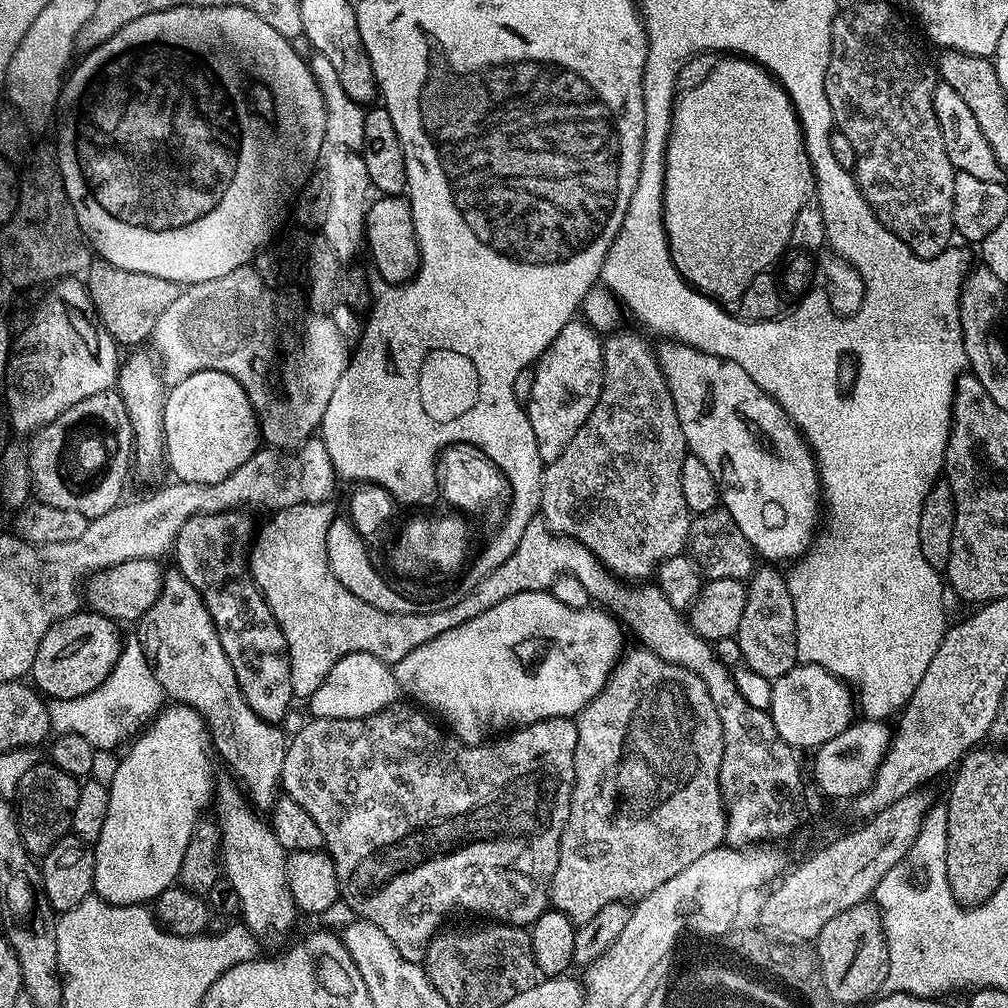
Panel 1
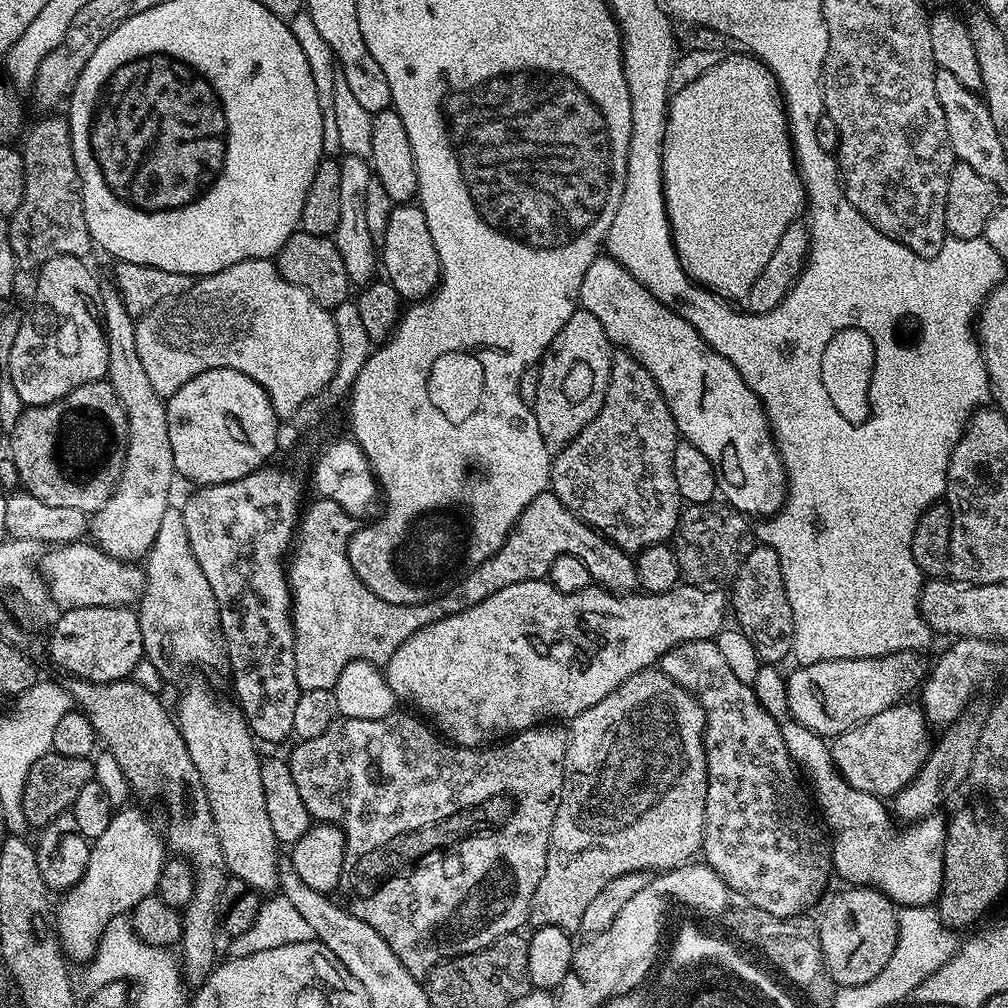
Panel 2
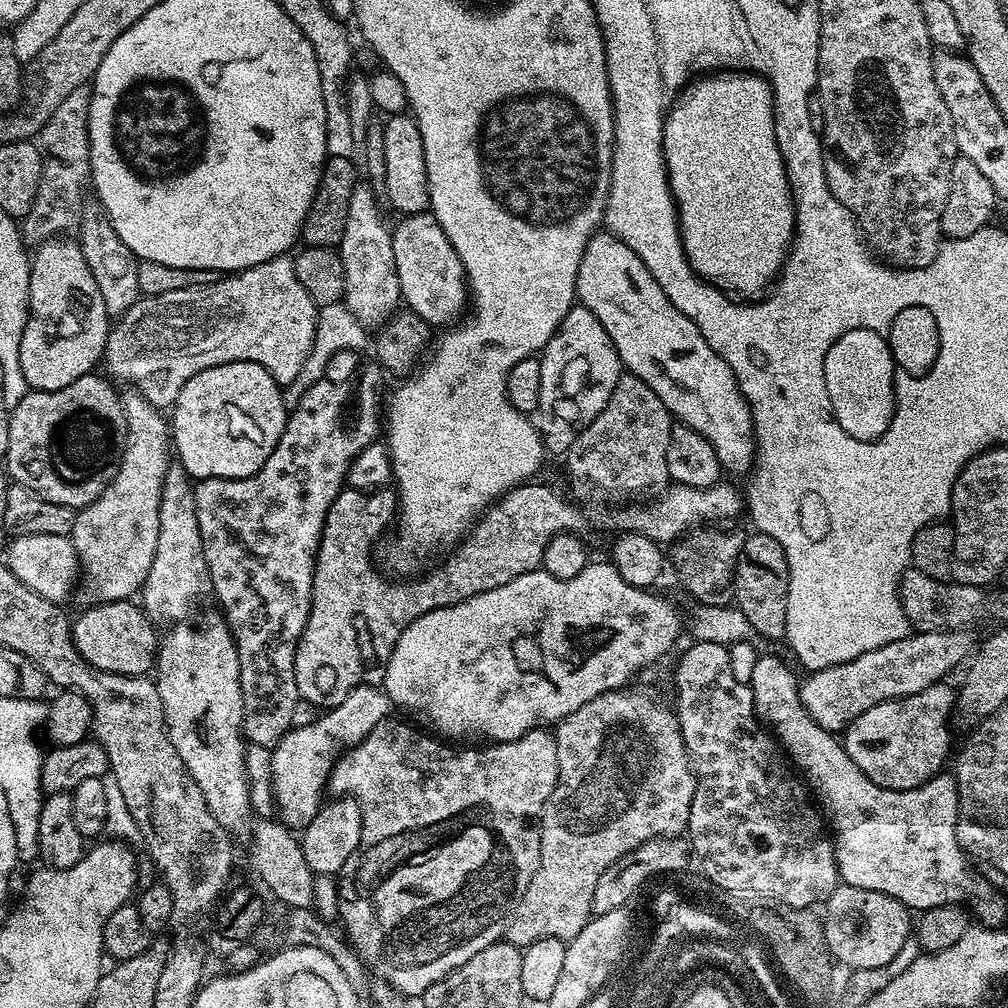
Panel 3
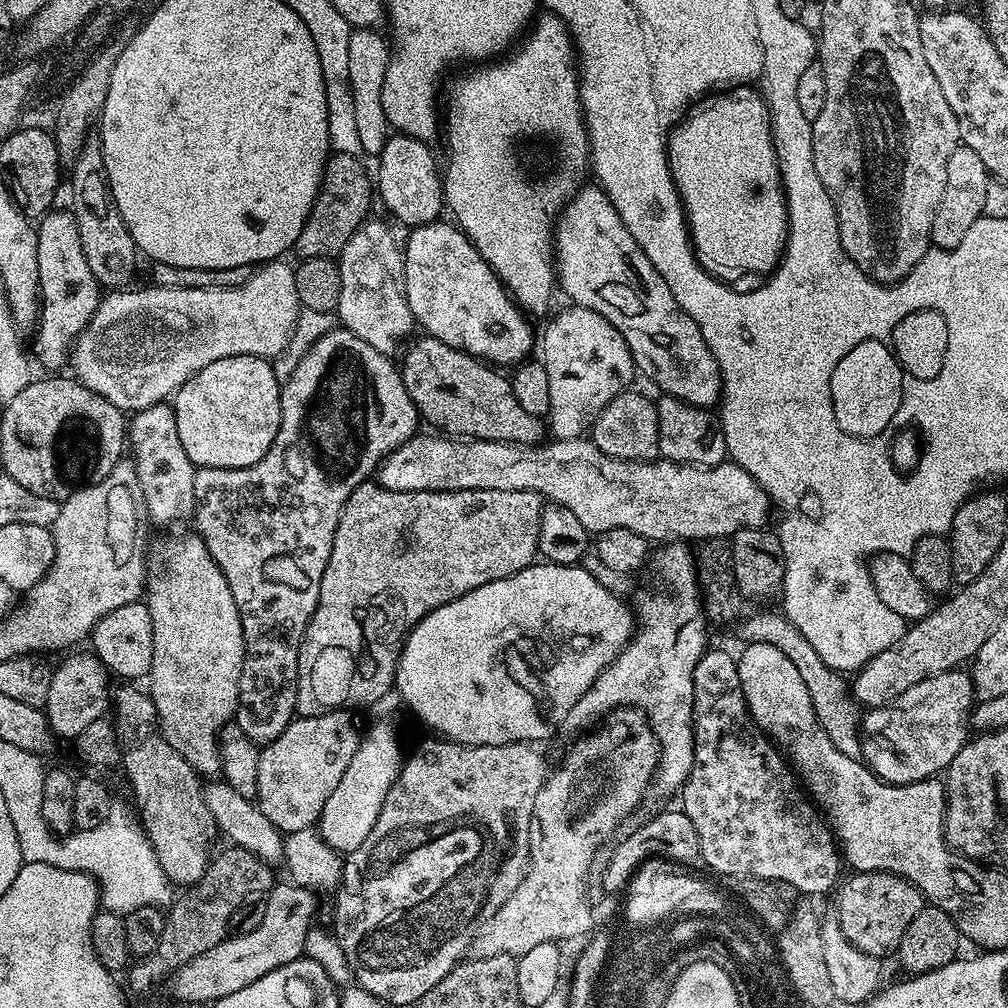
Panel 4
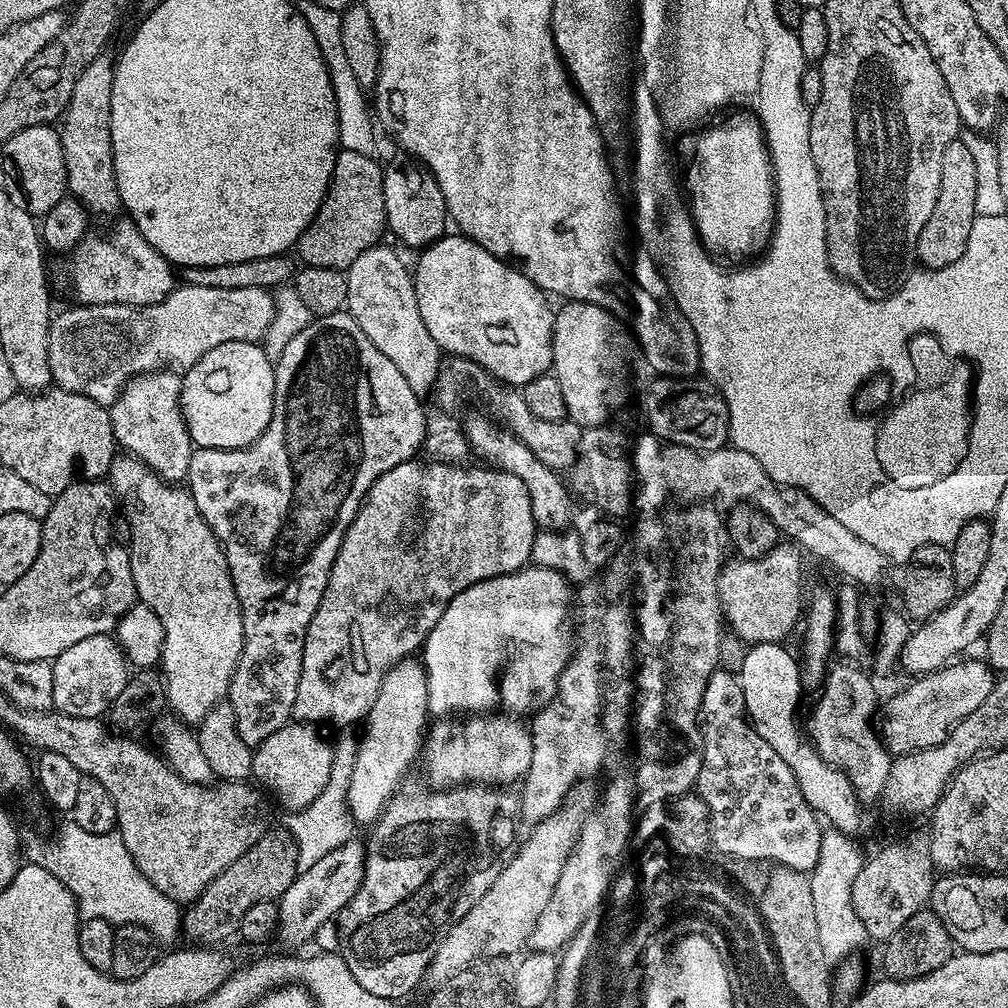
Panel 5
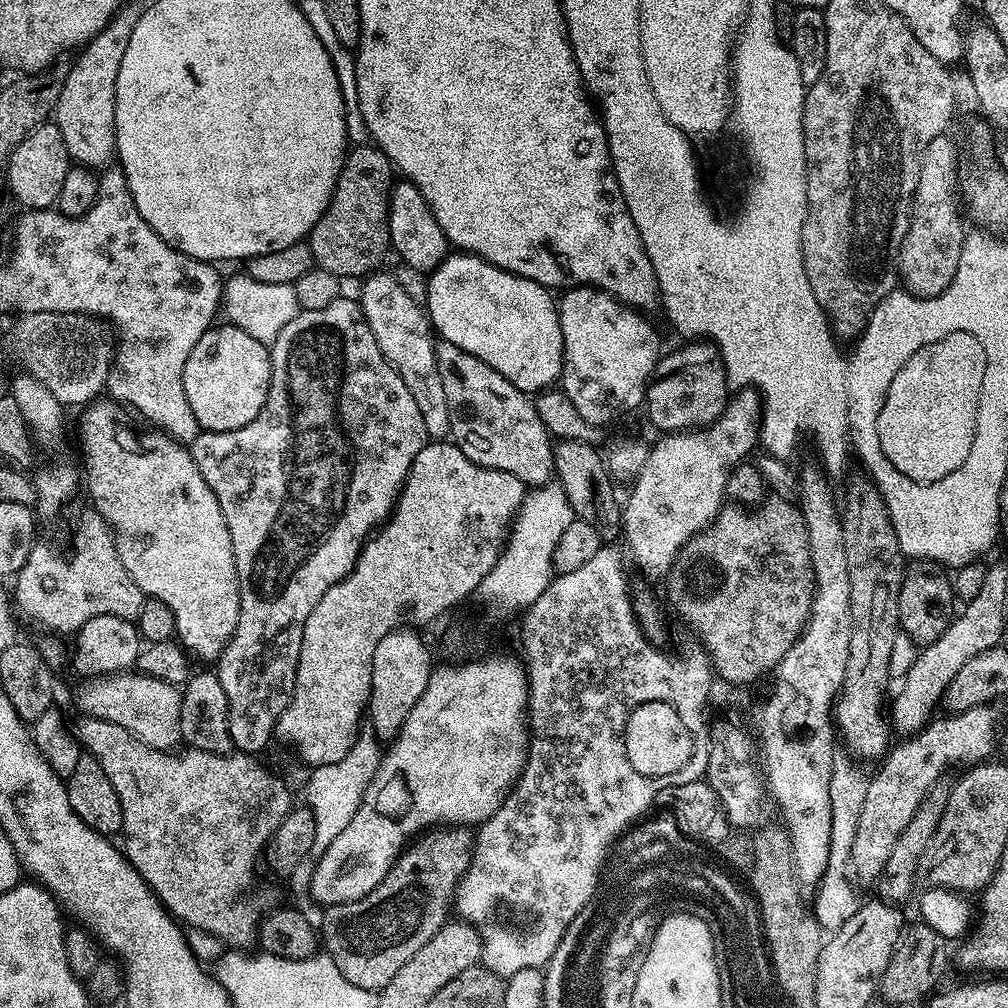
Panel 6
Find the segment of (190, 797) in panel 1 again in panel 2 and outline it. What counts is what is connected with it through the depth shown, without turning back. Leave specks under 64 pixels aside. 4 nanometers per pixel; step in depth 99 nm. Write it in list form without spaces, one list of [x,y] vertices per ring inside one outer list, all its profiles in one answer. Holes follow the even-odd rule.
[[[124,808],[113,815],[110,826],[102,833],[97,840],[91,841],[92,849],[90,858],[86,866],[86,874],[73,888],[68,889],[64,900],[60,904],[60,909],[54,912],[54,931],[62,945],[62,952],[69,961],[81,960],[87,962],[91,960],[96,947],[106,926],[115,916],[122,916],[131,913],[142,898],[153,895],[158,886],[158,878],[164,869],[166,859],[166,845],[163,835],[139,812],[136,808]]]

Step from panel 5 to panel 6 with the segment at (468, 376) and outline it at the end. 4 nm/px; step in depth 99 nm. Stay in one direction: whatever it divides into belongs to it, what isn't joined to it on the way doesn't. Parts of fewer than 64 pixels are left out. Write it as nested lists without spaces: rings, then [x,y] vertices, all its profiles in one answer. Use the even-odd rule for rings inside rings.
[[[561,439],[552,449],[552,467],[561,490],[570,502],[575,519],[584,520],[590,526],[599,528],[601,533],[608,534],[621,527],[622,504],[619,499],[616,501],[616,492],[612,489],[614,480],[605,457],[596,452],[599,451],[586,442]]]

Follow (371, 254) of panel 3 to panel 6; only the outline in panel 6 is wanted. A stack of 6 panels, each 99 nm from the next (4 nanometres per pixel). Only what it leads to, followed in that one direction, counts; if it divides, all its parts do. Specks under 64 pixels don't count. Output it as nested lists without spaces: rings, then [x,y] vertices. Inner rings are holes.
[[[376,270],[363,281],[358,295],[358,303],[364,321],[370,326],[370,334],[374,334],[374,342],[378,342],[378,350],[394,366],[394,370],[406,382],[406,390],[414,394],[414,402],[418,402],[418,411],[422,414],[422,422],[426,422],[429,437],[444,438],[449,435],[450,410],[446,406],[446,394],[442,390],[442,378],[438,374],[436,361],[436,343],[434,332],[428,323],[423,307],[416,305],[416,300],[385,270]]]

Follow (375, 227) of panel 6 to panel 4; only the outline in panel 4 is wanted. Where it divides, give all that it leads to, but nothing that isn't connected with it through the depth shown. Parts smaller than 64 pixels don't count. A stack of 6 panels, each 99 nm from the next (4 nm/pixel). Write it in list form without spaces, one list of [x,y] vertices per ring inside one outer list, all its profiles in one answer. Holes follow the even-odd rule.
[[[337,152],[329,155],[326,166],[324,167],[324,177],[320,183],[320,192],[316,195],[314,206],[310,210],[310,214],[306,218],[306,222],[302,226],[302,234],[298,234],[296,239],[296,247],[294,249],[297,257],[309,260],[310,258],[329,258],[339,257],[340,252],[350,242],[350,238],[354,234],[354,230],[358,230],[365,220],[369,219],[372,208],[372,200],[374,204],[374,184],[370,179],[370,172],[360,165],[361,161],[357,157],[350,154]]]

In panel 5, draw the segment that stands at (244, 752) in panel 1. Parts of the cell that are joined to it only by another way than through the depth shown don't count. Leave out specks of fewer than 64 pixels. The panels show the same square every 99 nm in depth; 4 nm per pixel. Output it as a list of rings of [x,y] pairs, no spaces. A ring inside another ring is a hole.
[[[176,370],[135,376],[108,408],[117,445],[167,482],[180,482],[187,477],[194,447],[184,415],[180,413],[181,379],[181,373]]]

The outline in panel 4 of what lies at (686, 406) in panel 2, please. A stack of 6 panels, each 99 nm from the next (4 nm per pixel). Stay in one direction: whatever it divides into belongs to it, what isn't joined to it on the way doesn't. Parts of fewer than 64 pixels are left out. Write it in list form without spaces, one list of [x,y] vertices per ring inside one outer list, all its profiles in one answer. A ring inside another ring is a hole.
[[[581,187],[569,200],[554,225],[554,267],[559,291],[564,291],[575,307],[602,314],[622,334],[637,373],[653,380],[663,395],[684,400],[696,408],[719,405],[720,367],[710,346],[706,346],[706,338],[702,338],[702,330],[674,302],[670,286],[662,282],[654,262],[634,242],[634,234],[626,230],[604,189],[588,187]]]

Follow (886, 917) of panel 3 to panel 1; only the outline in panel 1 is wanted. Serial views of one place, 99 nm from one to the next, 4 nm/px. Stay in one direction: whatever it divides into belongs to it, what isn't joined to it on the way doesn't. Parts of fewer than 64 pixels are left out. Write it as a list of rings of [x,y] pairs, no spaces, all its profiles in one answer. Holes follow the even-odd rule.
[[[865,902],[842,910],[842,914],[834,914],[814,941],[814,955],[826,990],[837,1005],[863,1005],[873,999],[883,989],[888,973],[888,943],[879,908],[875,903]]]

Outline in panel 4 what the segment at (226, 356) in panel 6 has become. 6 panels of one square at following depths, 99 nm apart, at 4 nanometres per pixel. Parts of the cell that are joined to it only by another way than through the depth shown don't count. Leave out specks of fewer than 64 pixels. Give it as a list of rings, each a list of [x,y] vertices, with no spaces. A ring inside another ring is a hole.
[[[231,356],[210,362],[174,394],[178,438],[197,468],[254,466],[270,450],[280,425],[282,384],[271,363],[258,356]]]

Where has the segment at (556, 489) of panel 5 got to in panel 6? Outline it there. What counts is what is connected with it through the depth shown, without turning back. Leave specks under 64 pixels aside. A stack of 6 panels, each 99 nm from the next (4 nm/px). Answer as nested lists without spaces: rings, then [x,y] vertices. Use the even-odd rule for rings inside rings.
[[[437,339],[435,343],[438,374],[442,378],[442,390],[446,394],[446,406],[450,410],[448,430],[462,454],[466,454],[466,458],[470,458],[470,462],[478,466],[514,474],[526,486],[543,486],[549,483],[554,476],[553,445],[550,443],[546,426],[542,426],[542,418],[538,418],[535,403],[525,393],[519,392],[509,380],[502,378],[498,370],[486,366],[482,358],[466,354],[466,350],[442,339]]]

